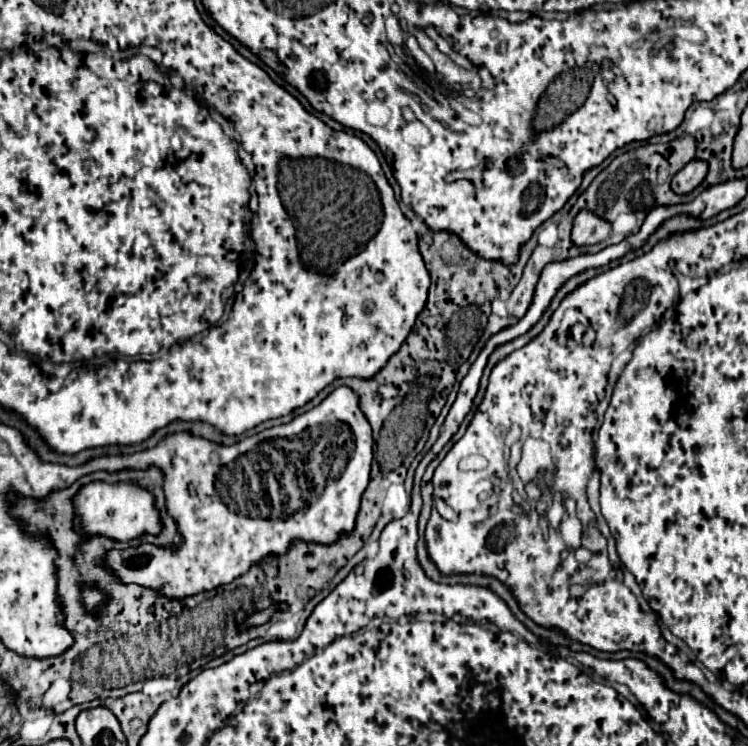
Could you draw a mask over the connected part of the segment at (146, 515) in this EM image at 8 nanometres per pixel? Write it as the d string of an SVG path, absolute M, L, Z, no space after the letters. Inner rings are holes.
M91 481L83 485L77 495L71 499L75 521L73 531L83 539L91 539L95 535L103 535L113 541L131 541L145 535L159 535L163 529L161 513L155 509L155 495L147 491L143 485L127 485L127 483L107 483L107 481Z

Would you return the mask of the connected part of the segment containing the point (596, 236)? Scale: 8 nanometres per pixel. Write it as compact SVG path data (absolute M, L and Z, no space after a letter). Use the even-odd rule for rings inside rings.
M581 209L575 219L573 219L573 229L571 229L571 241L581 247L581 245L593 245L603 239L607 239L613 231L613 225L599 215L595 215L589 209Z

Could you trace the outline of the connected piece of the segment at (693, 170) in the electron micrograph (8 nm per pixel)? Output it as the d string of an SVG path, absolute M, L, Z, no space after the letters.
M693 159L693 161L689 161L689 163L673 177L671 189L673 189L675 193L679 193L679 195L685 195L685 193L693 191L693 189L705 179L707 167L709 167L709 165L707 165L707 161L703 161L703 159Z

